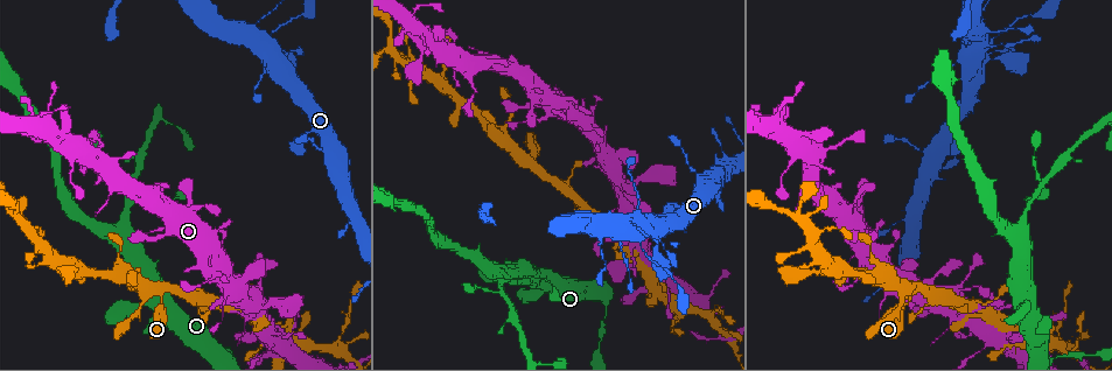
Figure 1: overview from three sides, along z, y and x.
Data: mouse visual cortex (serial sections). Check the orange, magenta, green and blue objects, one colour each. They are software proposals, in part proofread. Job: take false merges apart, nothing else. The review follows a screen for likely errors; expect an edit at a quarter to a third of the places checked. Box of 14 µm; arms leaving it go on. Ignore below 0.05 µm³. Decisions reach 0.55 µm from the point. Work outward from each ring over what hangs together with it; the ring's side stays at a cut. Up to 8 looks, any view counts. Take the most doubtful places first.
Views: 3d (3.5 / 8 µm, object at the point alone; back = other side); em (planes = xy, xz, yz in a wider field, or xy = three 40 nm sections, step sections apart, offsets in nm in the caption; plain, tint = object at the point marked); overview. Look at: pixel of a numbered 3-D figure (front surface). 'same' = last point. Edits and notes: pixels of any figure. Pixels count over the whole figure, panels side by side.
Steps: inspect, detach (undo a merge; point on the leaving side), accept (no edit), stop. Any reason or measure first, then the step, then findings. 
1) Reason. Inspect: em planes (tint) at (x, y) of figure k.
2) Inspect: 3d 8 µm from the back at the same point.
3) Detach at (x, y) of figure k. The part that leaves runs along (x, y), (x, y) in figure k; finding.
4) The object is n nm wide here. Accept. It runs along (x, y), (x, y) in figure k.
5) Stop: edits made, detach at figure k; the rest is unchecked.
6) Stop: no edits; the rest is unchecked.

Inspect: 3d 3.5 µm at (960, 62) of figure 1.

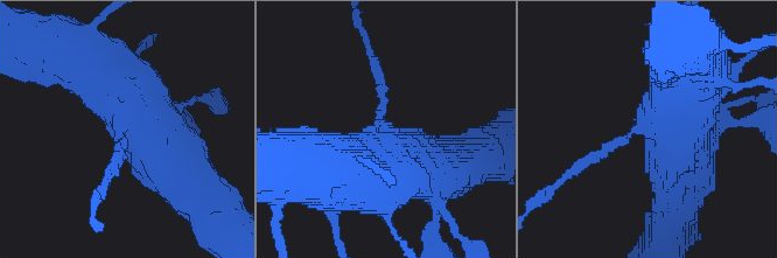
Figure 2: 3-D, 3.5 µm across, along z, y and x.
The arms are 150, 600 nm wide; shape alone is not enough. Inspect: em xy step 1 (tint) at (382, 124) of figure 2.

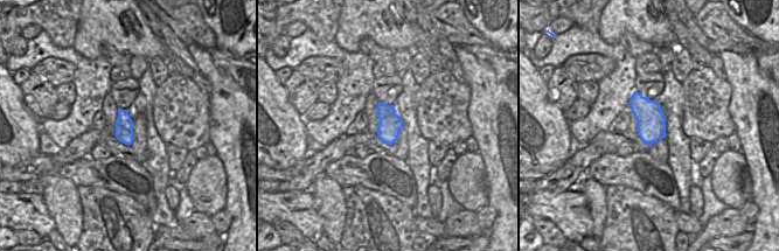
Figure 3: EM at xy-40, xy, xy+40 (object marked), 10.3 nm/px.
Accept. It runs along (434, 172), (380, 126), (376, 67) in figure 2; one cell here.

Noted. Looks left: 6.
Small branch off a trunk. Inspect: 3d 3.5 µm from the back at (1027, 204) of figure 1.

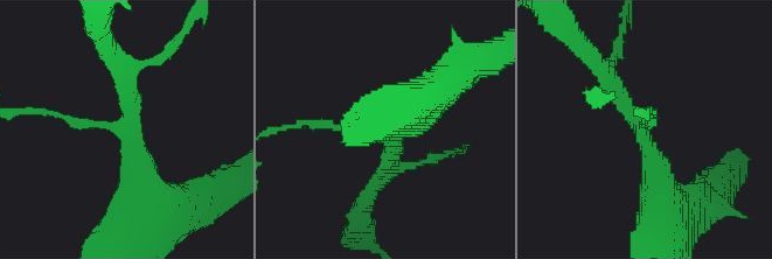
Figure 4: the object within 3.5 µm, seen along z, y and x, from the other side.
Inspect: em xy step 3 (tint) at (131, 131) of figure 4.

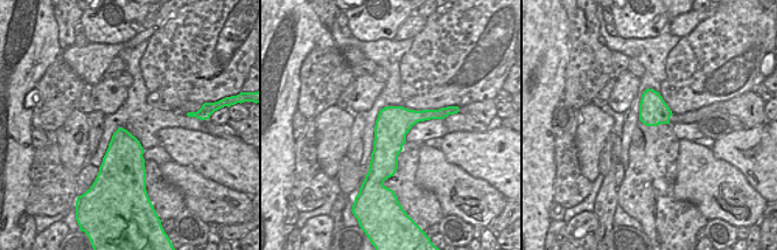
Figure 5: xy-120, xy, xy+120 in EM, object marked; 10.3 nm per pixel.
Accept. It runs along (441, 116), (412, 117), (372, 169) in figure 5; all the same cell.

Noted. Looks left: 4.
Four-way junction. Inspect: 3d 3.5 µm at (535, 163) of figure 1.

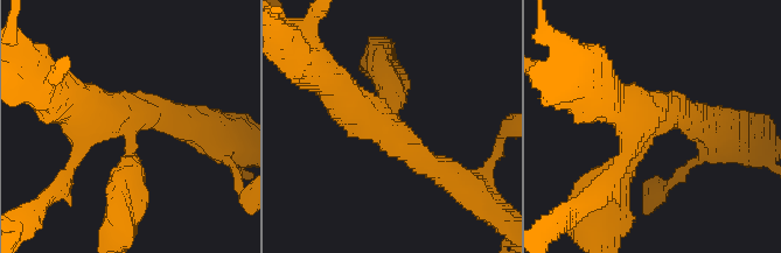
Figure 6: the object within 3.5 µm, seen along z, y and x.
4 arms meet here; the arms are 300, 350, 350, 500 nm wide. Inspect: em xy step 2 (tint) at (391, 126) of figure 6.

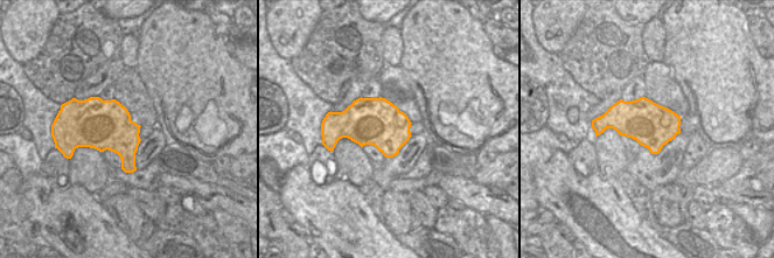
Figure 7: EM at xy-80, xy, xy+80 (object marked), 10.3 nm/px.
Accept. It runs along (128, 189), (128, 128), (70, 104) in figure 6; continuous, no second cell.

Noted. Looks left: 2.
Three arms meet. Inspect: 3d 8 µm at (333, 347) of figure 1.

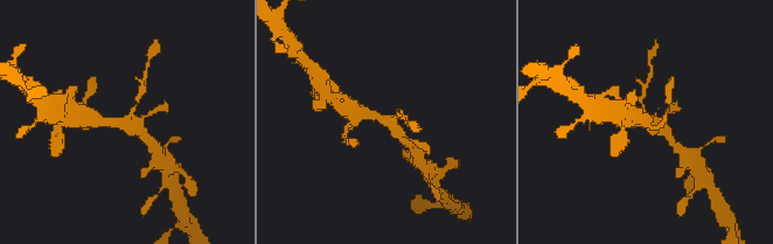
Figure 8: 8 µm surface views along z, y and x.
Inspect: 3d 3.5 µm at (388, 121) of figure 8.

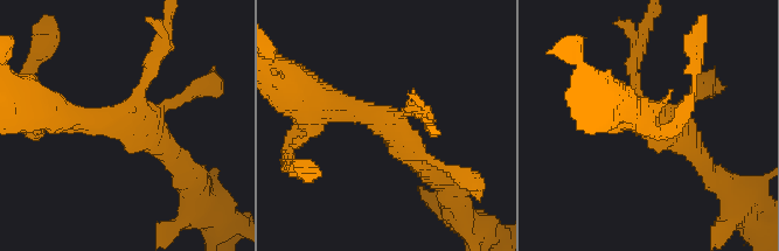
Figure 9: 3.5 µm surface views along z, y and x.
Detach at (414, 109) of figure 9. The part that leaves runs along (402, 116), (416, 109), (433, 127) in figure 9; two cells meet here.

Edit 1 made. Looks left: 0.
Stop: edits made, detach at figure 9; the rest is unchecked.

